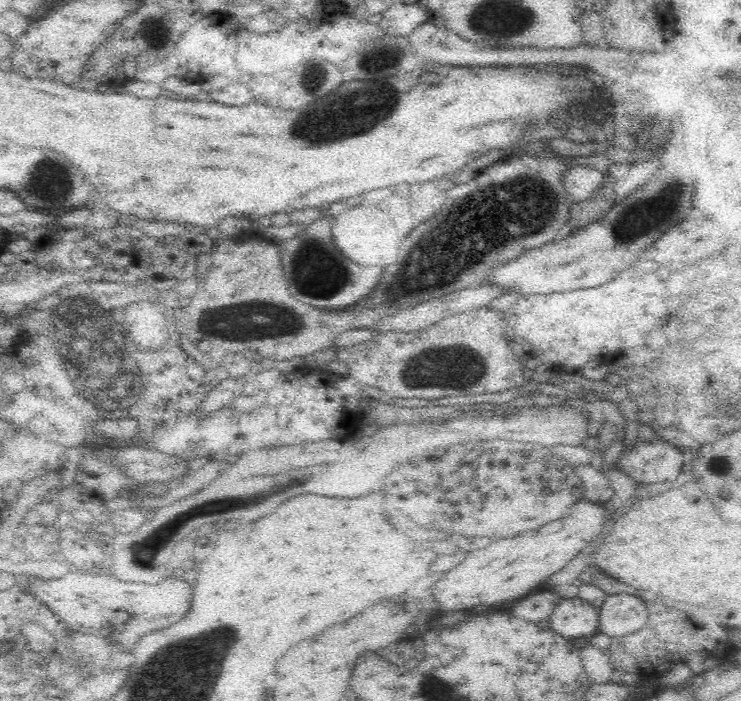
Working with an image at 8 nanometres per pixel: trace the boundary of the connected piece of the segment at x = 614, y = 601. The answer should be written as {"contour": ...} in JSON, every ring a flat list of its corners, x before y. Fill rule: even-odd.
{"contour":[[628,594,608,595,599,610,601,641,643,630,650,618,648,598]]}

